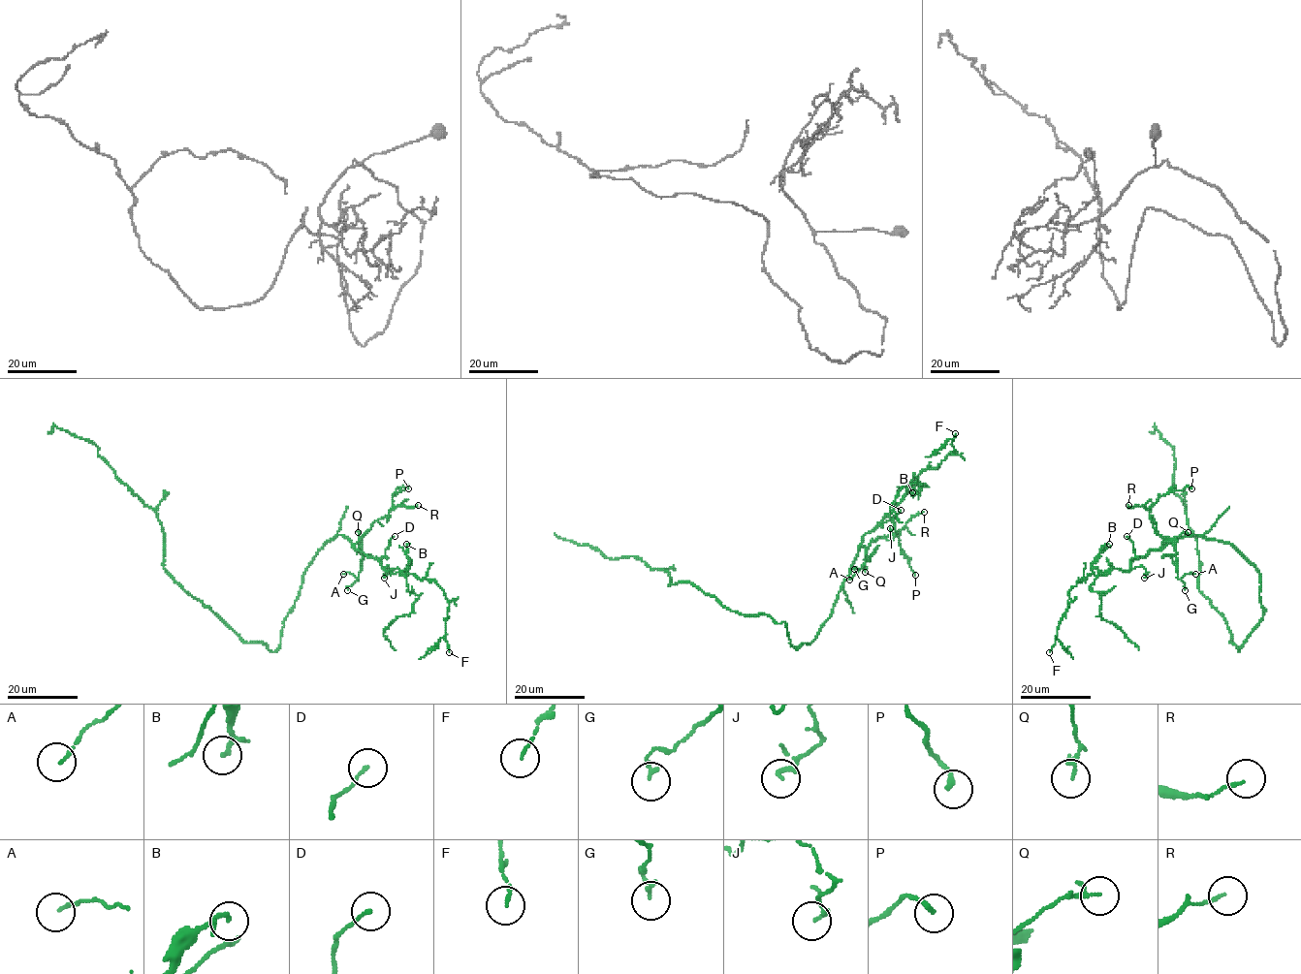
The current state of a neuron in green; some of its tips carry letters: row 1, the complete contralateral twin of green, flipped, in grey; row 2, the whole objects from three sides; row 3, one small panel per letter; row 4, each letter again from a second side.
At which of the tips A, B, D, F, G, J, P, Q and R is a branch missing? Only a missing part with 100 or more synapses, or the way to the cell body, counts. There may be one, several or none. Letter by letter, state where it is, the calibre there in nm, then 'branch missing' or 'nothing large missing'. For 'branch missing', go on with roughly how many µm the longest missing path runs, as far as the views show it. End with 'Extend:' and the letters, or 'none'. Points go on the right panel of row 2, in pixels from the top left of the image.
A: place (1195, 574); calibre 110 nm; nothing large missing
B: place (1109, 544); calibre 120 nm; nothing large missing
D: place (1126, 536); calibre 120 nm; nothing large missing
F: place (1049, 652); calibre 110 nm; nothing large missing
G: place (1185, 590); calibre 160 nm; nothing large missing
J: place (1144, 578); calibre 150 nm; nothing large missing
P: place (1191, 488); calibre 190 nm; nothing large missing
Q: place (1188, 532); calibre 170 nm; nothing large missing
R: place (1128, 505); calibre 100 nm; nothing large missing
Extend: none

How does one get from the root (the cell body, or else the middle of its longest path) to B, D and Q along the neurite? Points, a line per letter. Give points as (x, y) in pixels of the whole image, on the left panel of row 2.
B: (286, 616), (305, 569), (334, 536), (345, 537), (355, 549), (376, 559), (386, 571), (407, 569), (406, 544)
D: (286, 616), (299, 593), (302, 573), (330, 540), (343, 535), (355, 549), (369, 557), (381, 558), (395, 536)
Q: (286, 616), (299, 593), (302, 575), (319, 550), (336, 535), (354, 545), (361, 537), (358, 532)

